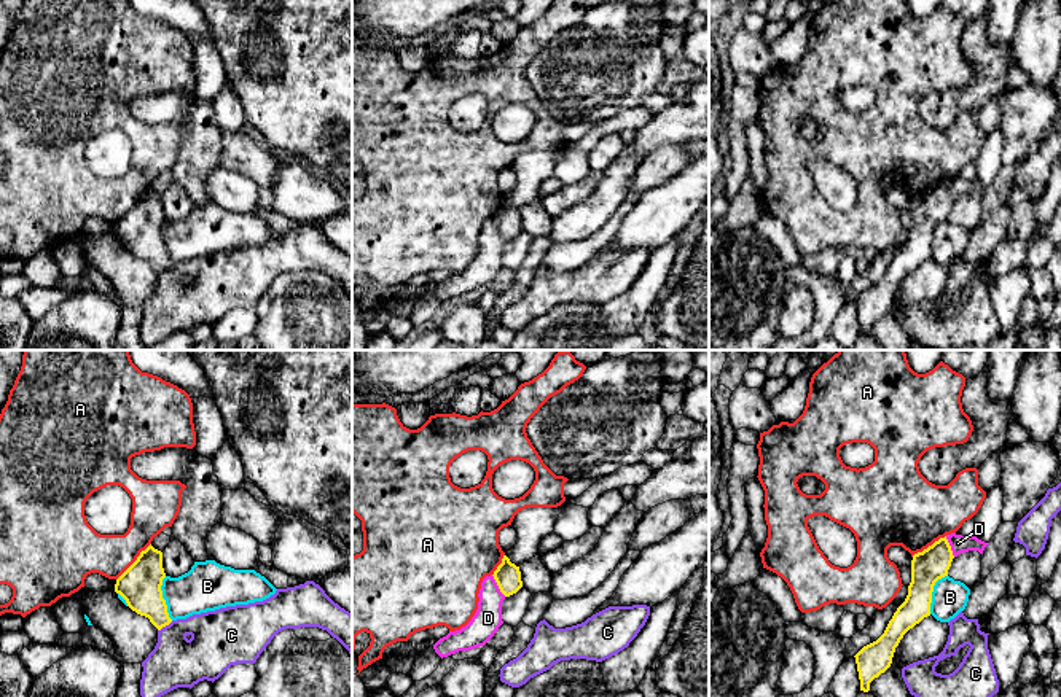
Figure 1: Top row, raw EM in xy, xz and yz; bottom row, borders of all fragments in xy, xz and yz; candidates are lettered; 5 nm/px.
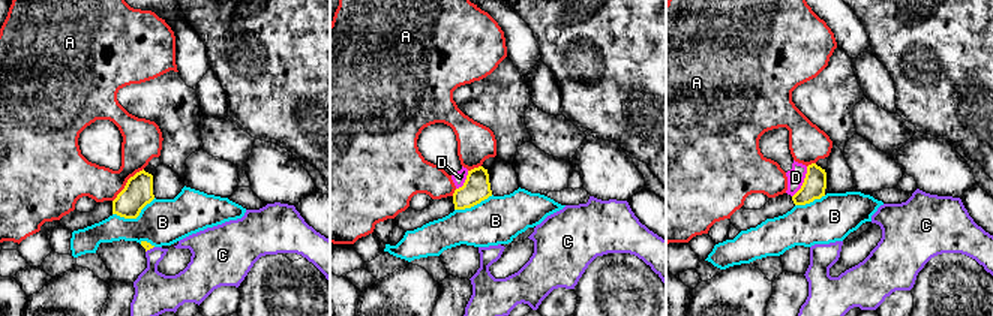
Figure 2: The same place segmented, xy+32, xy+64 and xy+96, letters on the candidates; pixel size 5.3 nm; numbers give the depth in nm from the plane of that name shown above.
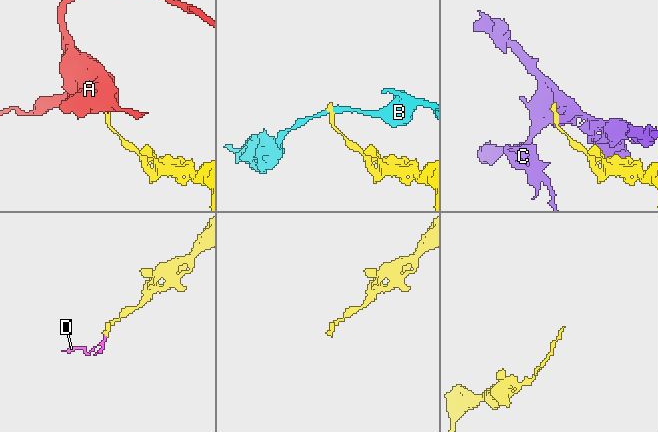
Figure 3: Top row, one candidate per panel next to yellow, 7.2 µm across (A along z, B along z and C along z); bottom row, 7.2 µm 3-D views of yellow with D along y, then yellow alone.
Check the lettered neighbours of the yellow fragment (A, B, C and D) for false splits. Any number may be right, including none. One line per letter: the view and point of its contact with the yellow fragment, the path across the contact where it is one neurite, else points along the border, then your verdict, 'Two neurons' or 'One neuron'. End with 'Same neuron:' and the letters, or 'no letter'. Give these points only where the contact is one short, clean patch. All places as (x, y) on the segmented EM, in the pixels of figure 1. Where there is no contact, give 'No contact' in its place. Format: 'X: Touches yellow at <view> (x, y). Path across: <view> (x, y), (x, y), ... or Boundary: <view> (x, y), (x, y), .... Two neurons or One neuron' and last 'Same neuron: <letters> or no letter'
A: Touches yellow at xy (134, 562). Boundary: xy (150, 543), (117, 580). Two neurons
B: Touches yellow at xy (163, 599). Boundary: xy (164, 576), (161, 597), (172, 619). Two neurons
C: Touches yellow at xy (164, 626). Boundary: xy (172, 621), (158, 630). Two neurons
D: Touches yellow at xz (497, 584). Boundary: xz (491, 575), (505, 595). Two neurons
Same neuron: no letter

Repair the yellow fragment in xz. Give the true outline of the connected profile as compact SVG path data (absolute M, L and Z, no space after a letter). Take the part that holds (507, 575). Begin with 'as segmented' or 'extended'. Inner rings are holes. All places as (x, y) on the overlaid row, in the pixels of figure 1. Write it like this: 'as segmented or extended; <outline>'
as segmented; M503 555L492 576L505 597L516 594L523 587L519 567L511 563L507 555Z

